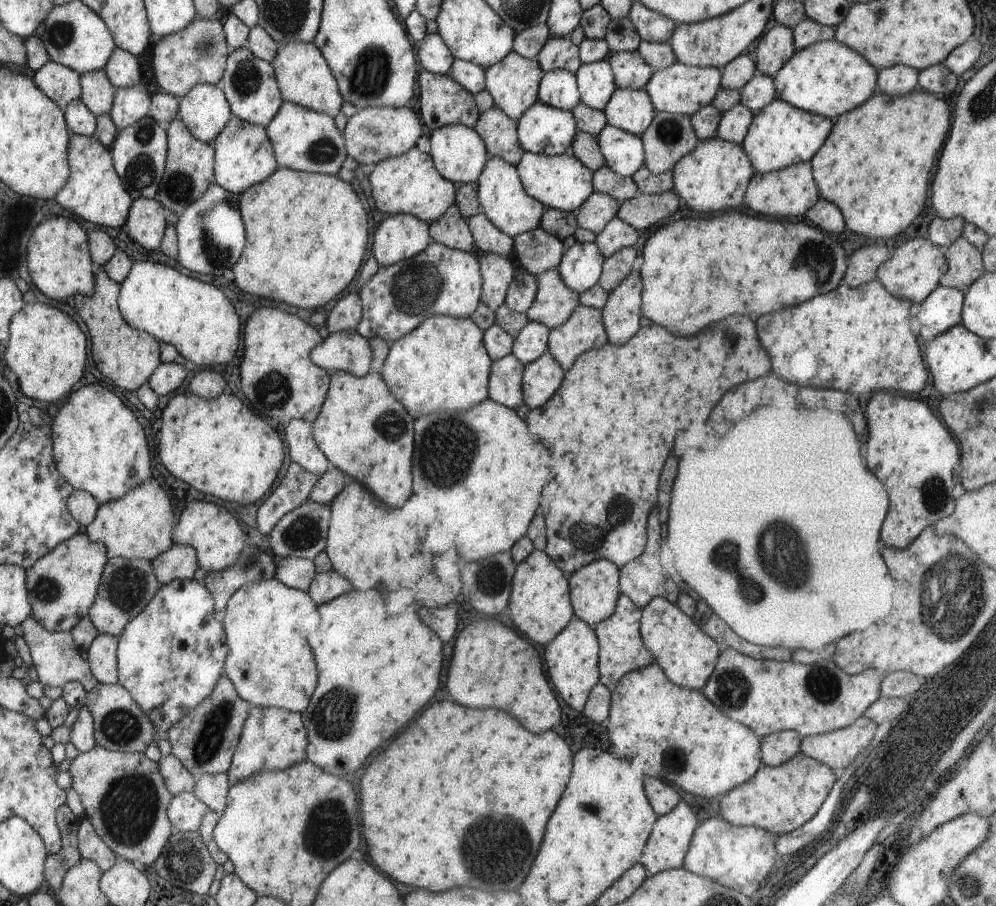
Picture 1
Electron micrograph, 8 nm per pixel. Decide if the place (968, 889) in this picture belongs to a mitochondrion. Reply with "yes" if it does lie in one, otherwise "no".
yes

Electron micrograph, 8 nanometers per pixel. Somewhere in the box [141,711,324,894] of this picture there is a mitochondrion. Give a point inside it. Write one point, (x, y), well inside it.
(183, 859)

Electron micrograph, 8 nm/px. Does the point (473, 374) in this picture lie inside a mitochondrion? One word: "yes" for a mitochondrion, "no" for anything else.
no

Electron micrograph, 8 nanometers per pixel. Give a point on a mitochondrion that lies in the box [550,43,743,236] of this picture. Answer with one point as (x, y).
(669, 131)

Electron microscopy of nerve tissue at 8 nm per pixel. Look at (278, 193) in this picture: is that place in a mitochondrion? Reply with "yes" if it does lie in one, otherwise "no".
no

